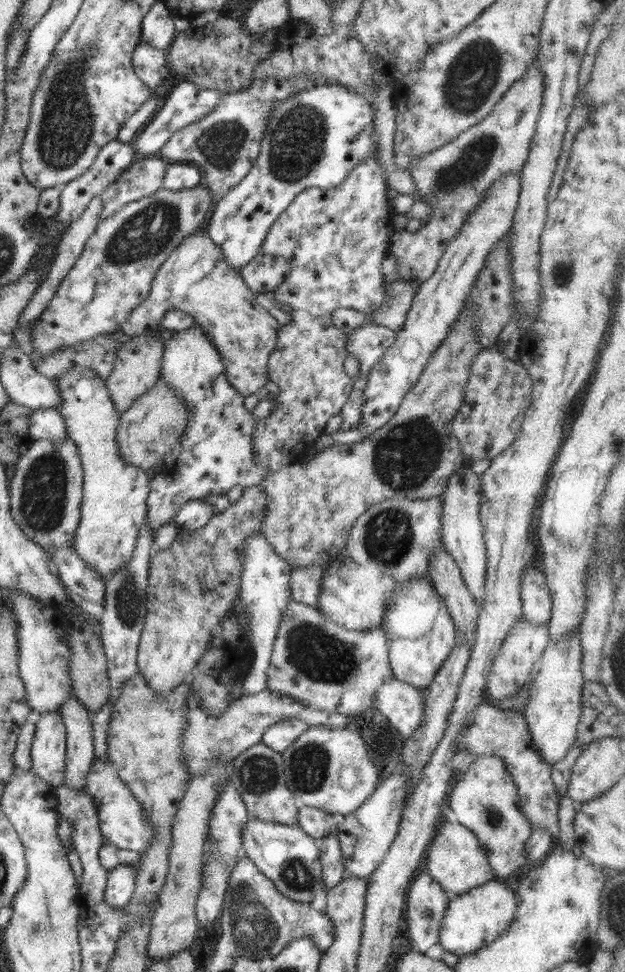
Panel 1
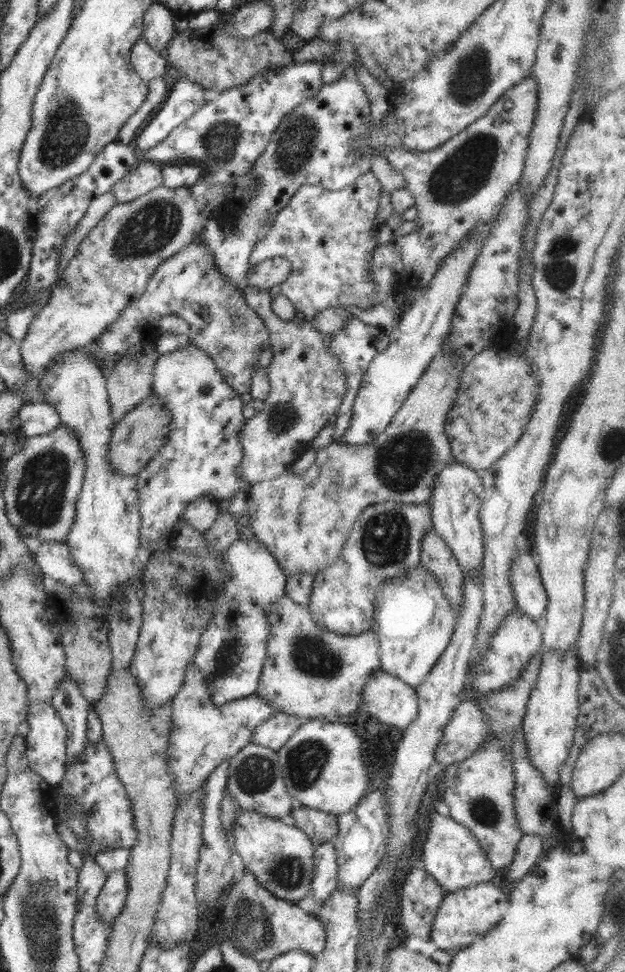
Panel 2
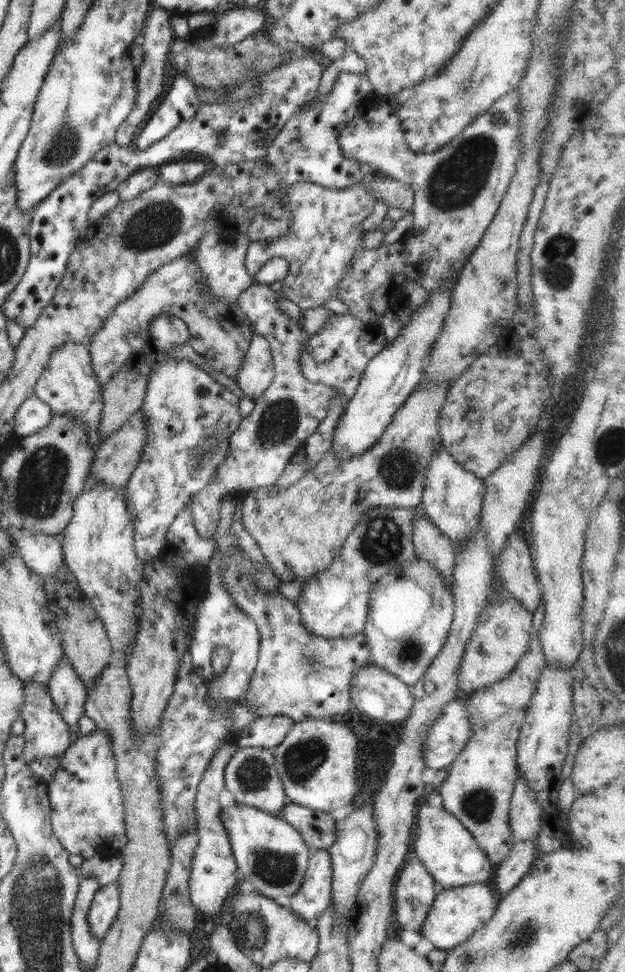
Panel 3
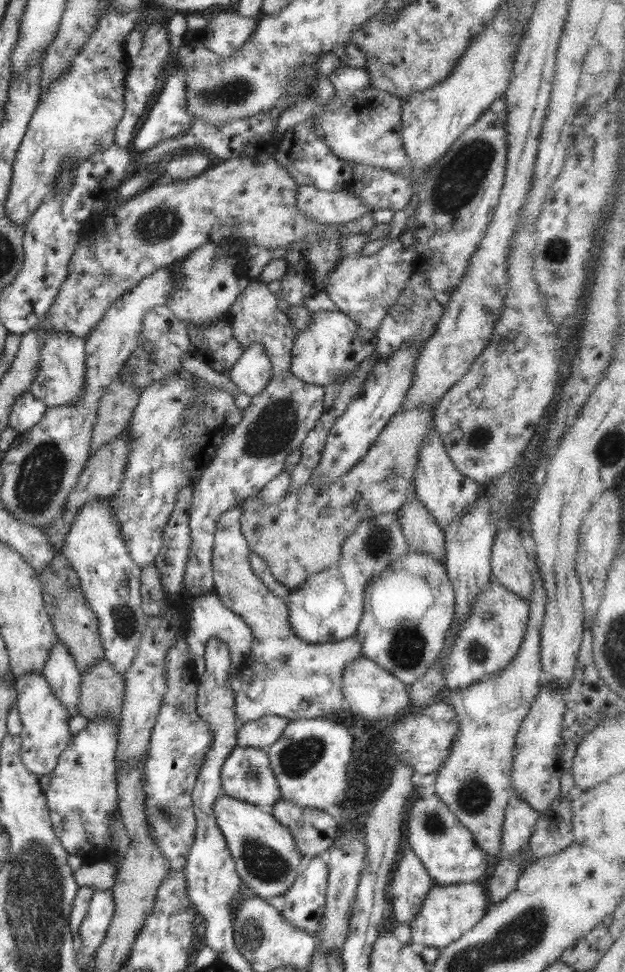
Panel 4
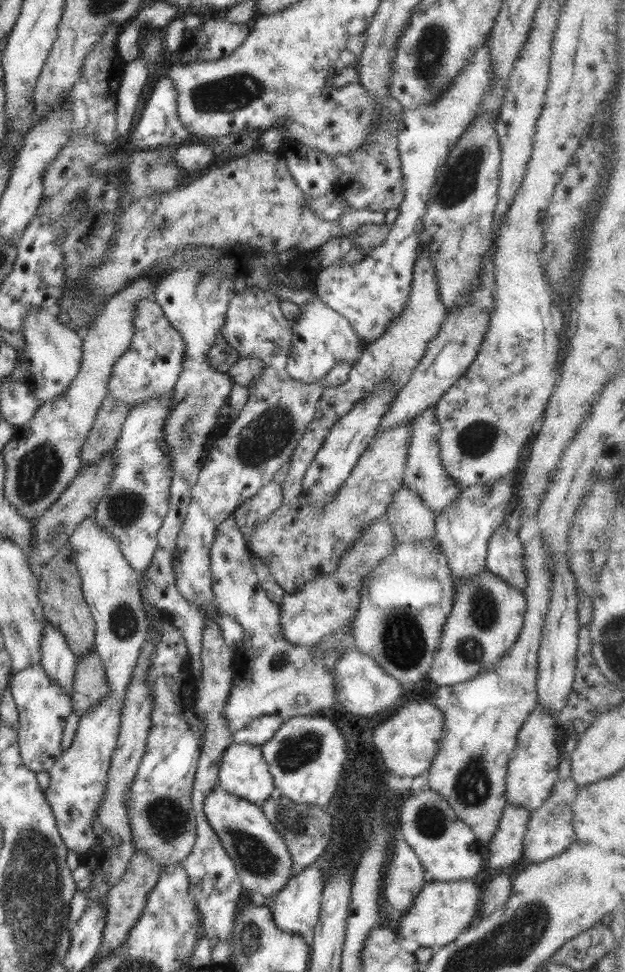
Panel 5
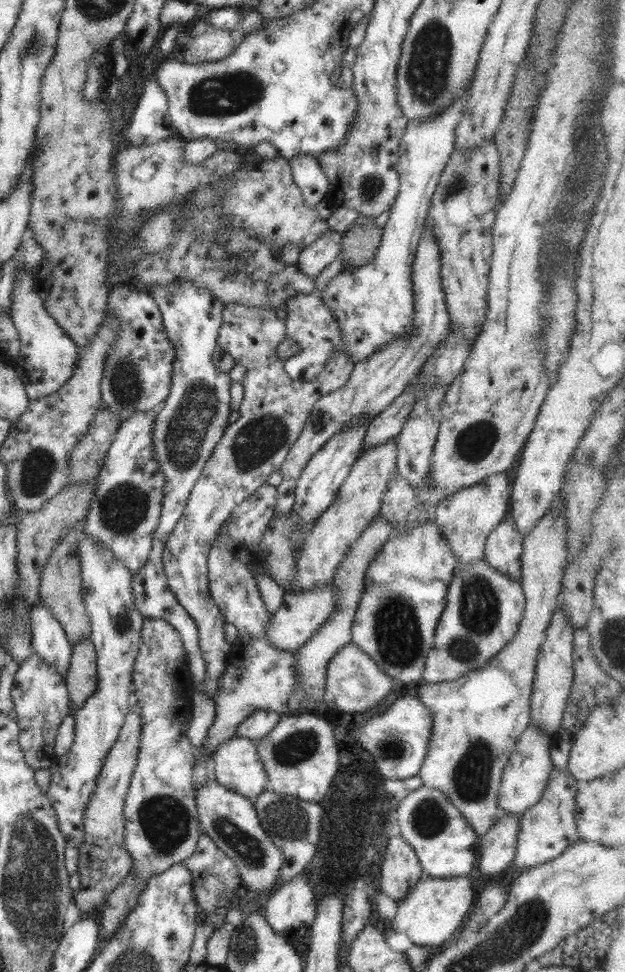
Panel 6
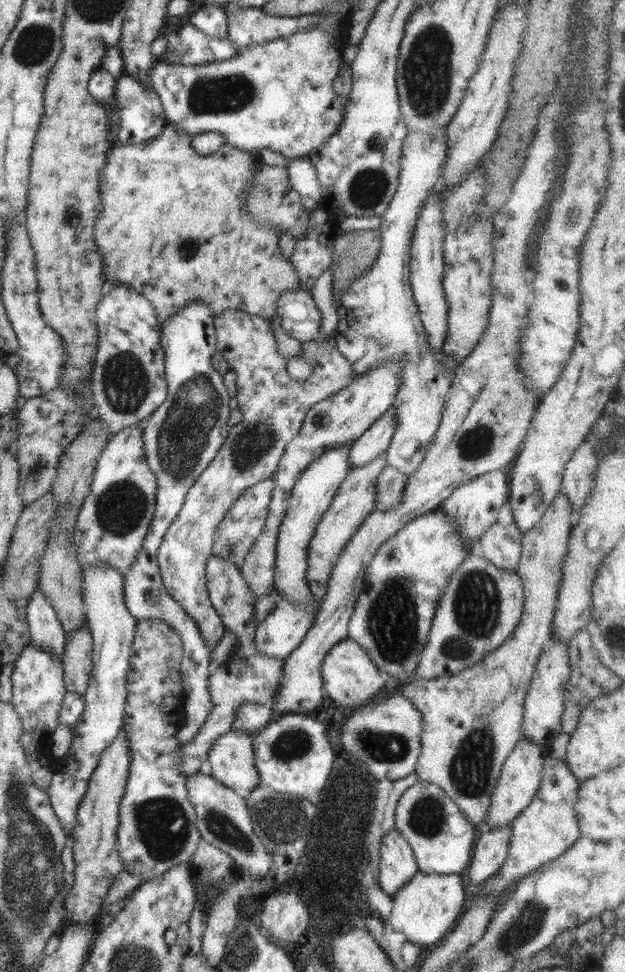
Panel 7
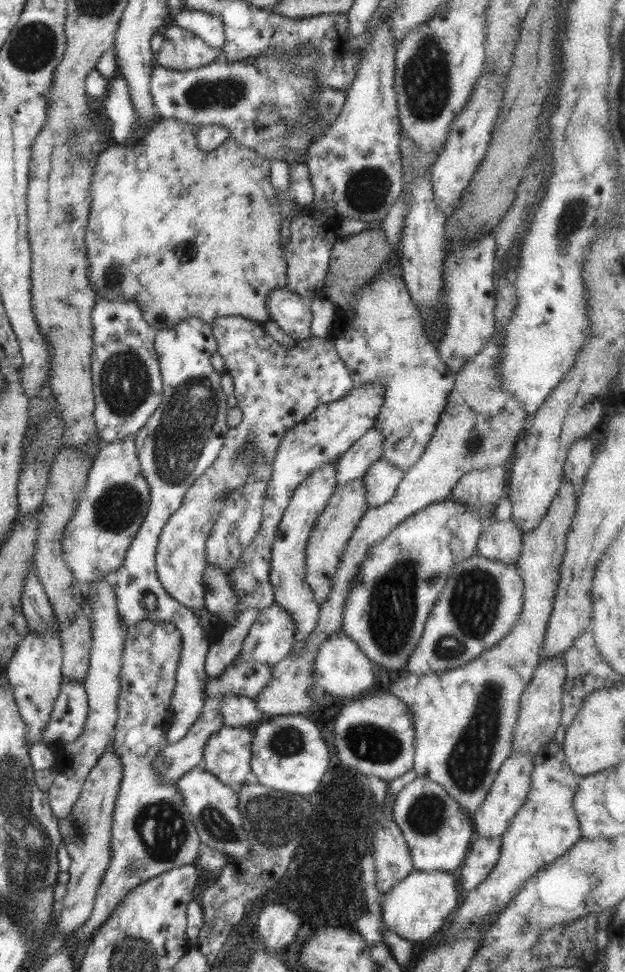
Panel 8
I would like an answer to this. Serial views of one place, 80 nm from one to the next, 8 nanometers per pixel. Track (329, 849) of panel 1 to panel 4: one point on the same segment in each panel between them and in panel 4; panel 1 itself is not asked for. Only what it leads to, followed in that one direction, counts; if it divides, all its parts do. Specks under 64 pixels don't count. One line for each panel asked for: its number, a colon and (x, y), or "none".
2: (325, 878)
3: (313, 897)
4: (304, 901)

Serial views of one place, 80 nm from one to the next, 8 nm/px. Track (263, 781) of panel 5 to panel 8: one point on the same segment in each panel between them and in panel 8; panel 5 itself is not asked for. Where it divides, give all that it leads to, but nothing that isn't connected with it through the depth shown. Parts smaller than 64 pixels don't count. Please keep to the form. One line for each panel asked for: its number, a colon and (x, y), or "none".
6: (237, 766)
7: (231, 756)
8: (227, 754)

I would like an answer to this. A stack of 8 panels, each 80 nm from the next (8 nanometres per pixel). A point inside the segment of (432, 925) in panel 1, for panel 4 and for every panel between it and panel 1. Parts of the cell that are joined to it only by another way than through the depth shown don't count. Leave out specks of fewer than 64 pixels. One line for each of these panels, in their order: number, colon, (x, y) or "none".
2: (419, 896)
3: (414, 891)
4: (410, 883)

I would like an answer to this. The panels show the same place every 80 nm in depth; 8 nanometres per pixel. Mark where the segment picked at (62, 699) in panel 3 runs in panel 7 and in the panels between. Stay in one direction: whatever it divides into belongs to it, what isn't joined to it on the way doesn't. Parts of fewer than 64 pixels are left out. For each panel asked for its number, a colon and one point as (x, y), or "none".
4: (60, 670)
5: (59, 662)
6: (49, 641)
7: (46, 631)

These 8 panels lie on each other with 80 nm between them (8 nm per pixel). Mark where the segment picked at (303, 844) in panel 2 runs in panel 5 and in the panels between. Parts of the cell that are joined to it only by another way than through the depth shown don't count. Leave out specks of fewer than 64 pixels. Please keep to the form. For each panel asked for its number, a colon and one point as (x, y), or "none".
3: (270, 853)
4: (266, 858)
5: (263, 863)

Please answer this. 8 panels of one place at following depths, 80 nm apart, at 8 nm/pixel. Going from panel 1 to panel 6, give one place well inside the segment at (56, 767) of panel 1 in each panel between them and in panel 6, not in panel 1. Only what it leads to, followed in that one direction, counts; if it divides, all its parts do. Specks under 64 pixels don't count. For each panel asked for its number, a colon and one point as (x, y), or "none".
2: (46, 742)
3: (47, 736)
4: (45, 734)
5: (43, 706)
6: (41, 699)

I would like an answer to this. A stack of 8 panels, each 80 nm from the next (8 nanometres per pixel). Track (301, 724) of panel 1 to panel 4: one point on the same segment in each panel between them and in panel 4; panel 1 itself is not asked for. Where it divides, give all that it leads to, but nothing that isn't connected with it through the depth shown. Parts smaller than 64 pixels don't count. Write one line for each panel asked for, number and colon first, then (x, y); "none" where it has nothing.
2: (274, 733)
3: (266, 732)
4: (261, 733)

